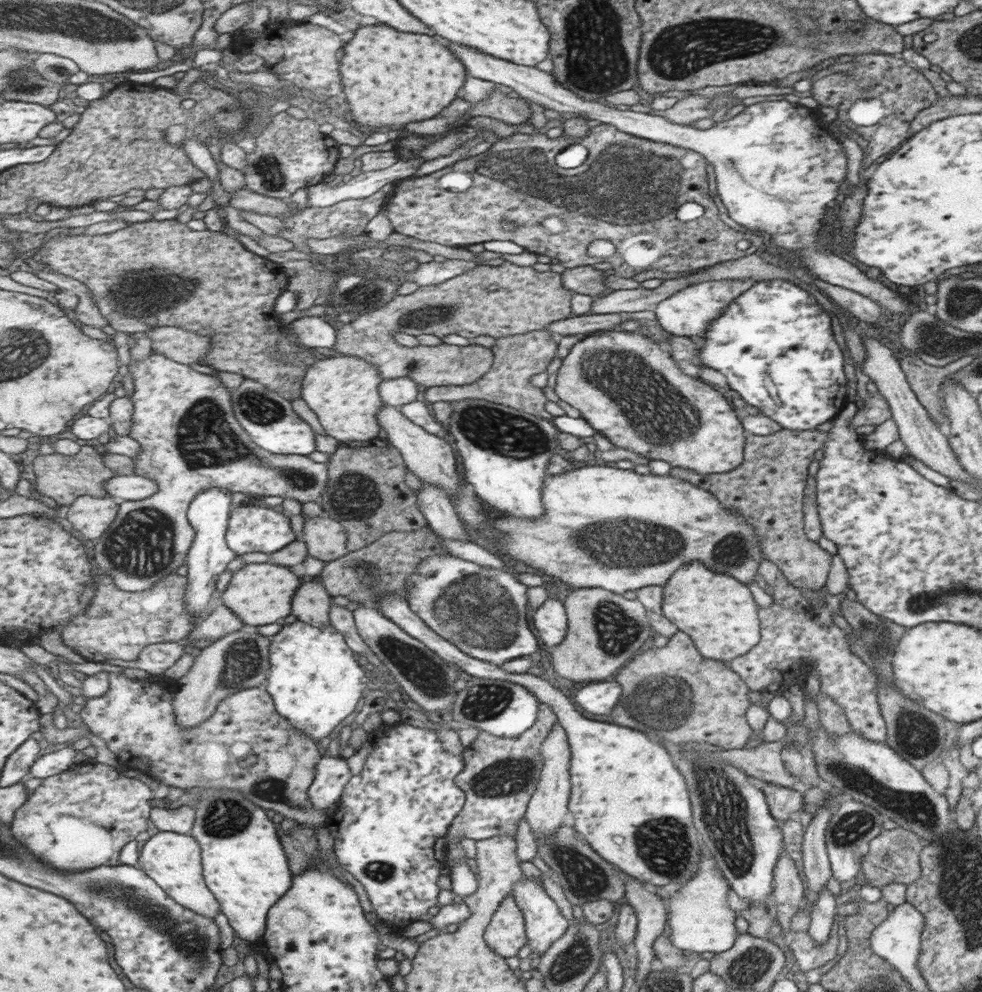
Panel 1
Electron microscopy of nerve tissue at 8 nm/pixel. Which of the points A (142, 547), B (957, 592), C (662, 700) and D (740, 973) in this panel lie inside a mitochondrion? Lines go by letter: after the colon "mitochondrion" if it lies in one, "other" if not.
A: mitochondrion
B: mitochondrion
C: mitochondrion
D: mitochondrion

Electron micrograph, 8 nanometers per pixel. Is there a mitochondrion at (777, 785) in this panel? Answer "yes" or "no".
no

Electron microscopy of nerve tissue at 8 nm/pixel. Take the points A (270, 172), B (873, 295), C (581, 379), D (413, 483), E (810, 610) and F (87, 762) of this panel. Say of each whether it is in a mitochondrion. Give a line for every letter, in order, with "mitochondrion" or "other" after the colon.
A: mitochondrion
B: other
C: mitochondrion
D: other
E: other
F: other

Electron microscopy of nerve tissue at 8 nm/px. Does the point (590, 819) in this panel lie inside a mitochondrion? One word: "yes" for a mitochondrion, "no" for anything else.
no

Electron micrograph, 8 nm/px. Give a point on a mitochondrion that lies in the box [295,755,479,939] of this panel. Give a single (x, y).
(379, 870)

